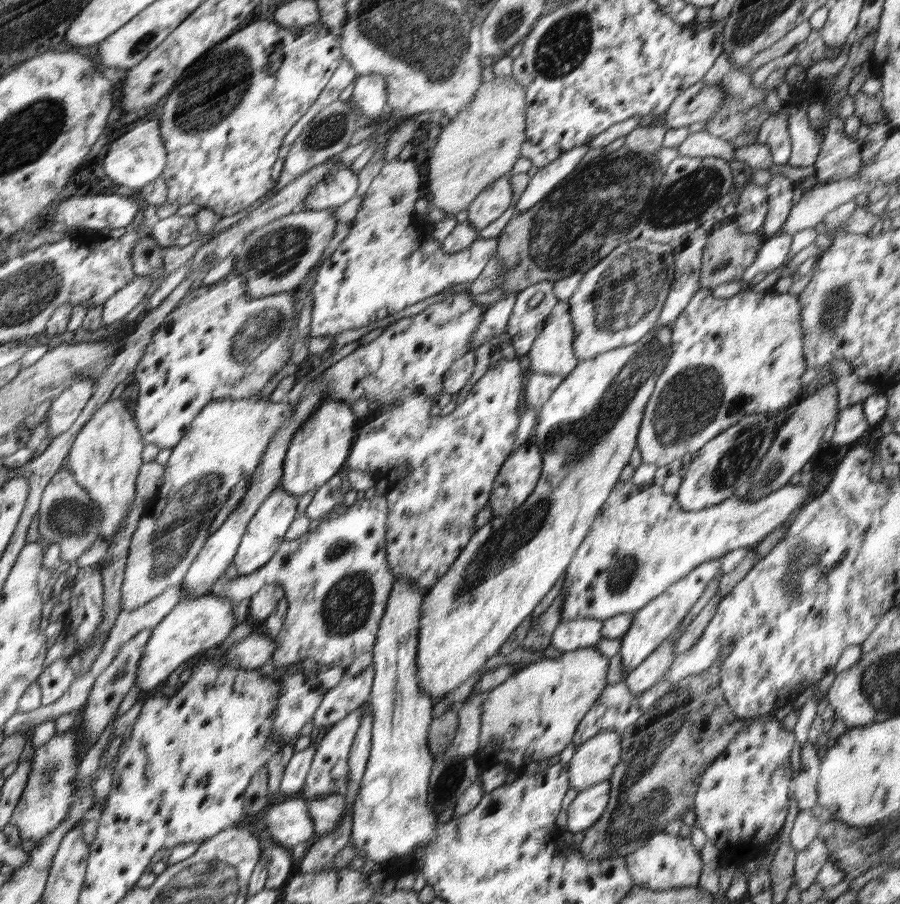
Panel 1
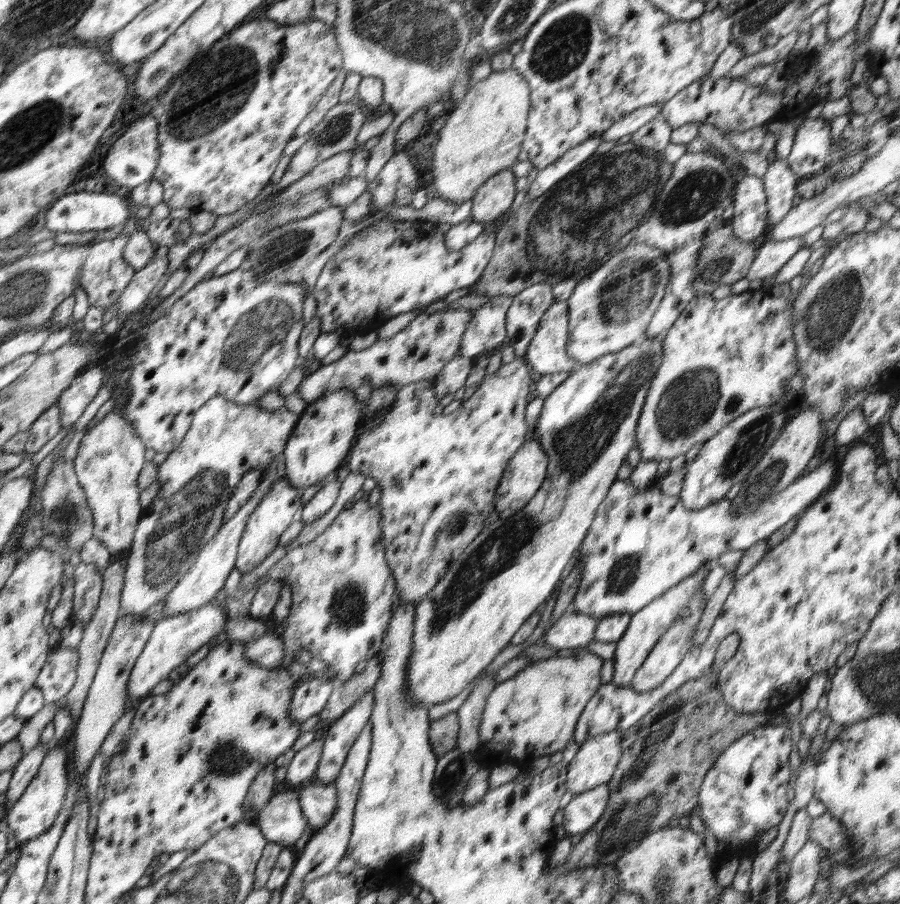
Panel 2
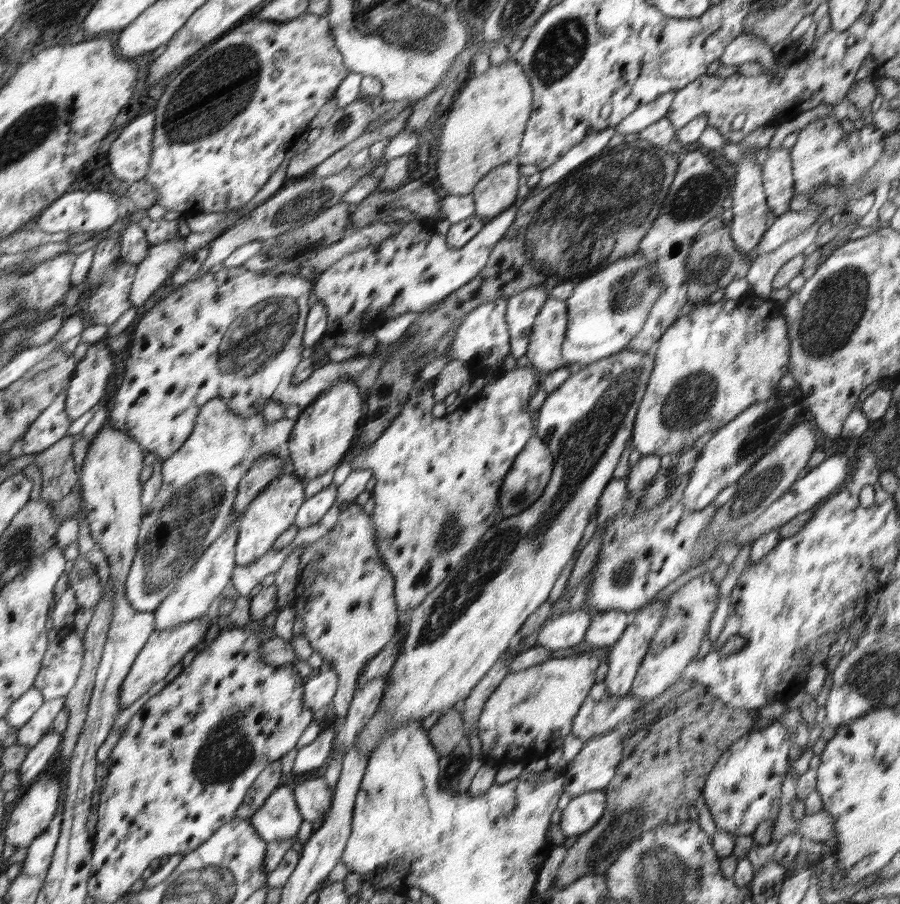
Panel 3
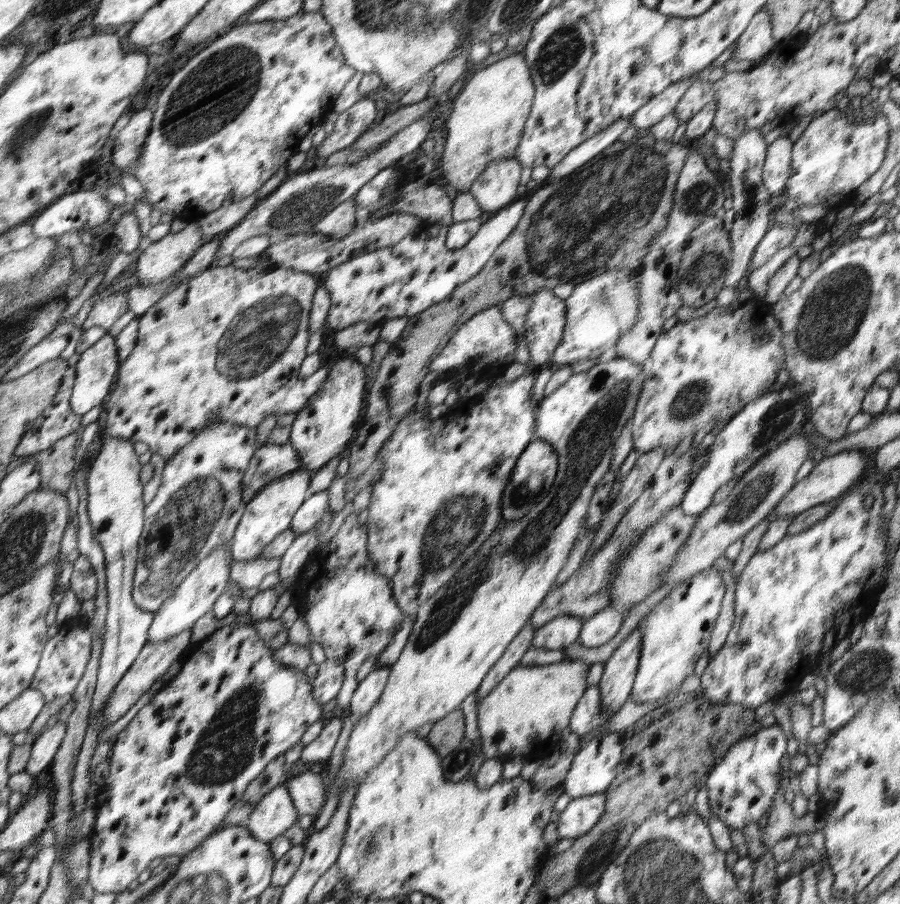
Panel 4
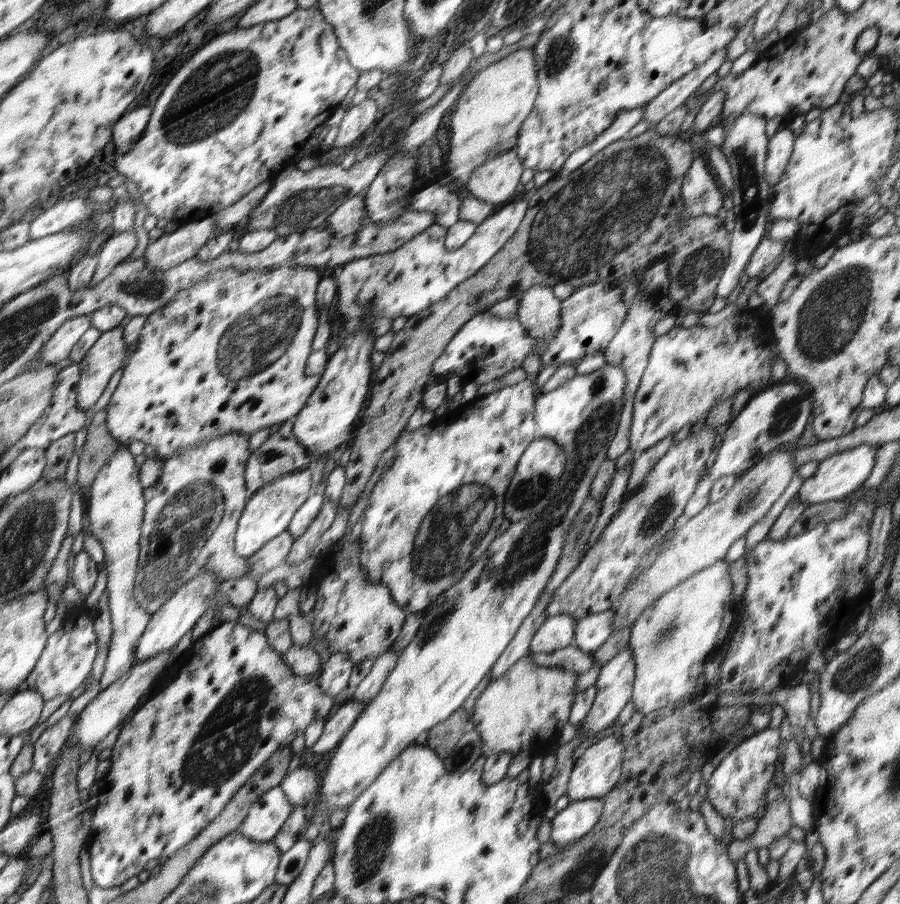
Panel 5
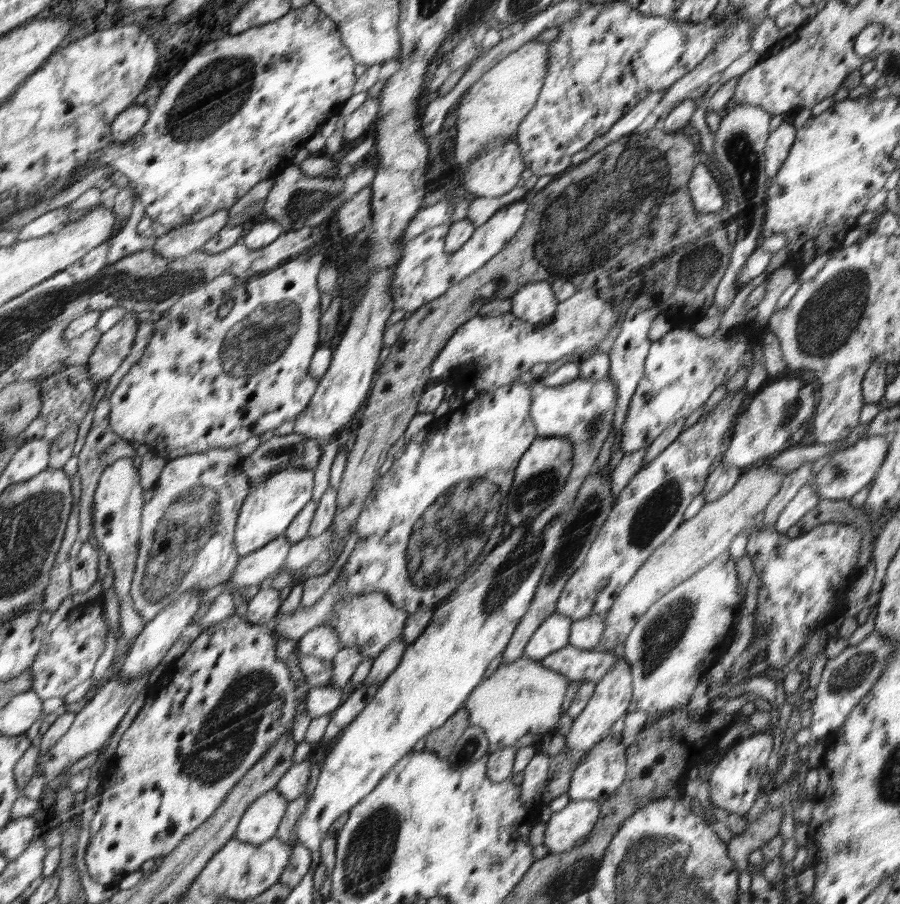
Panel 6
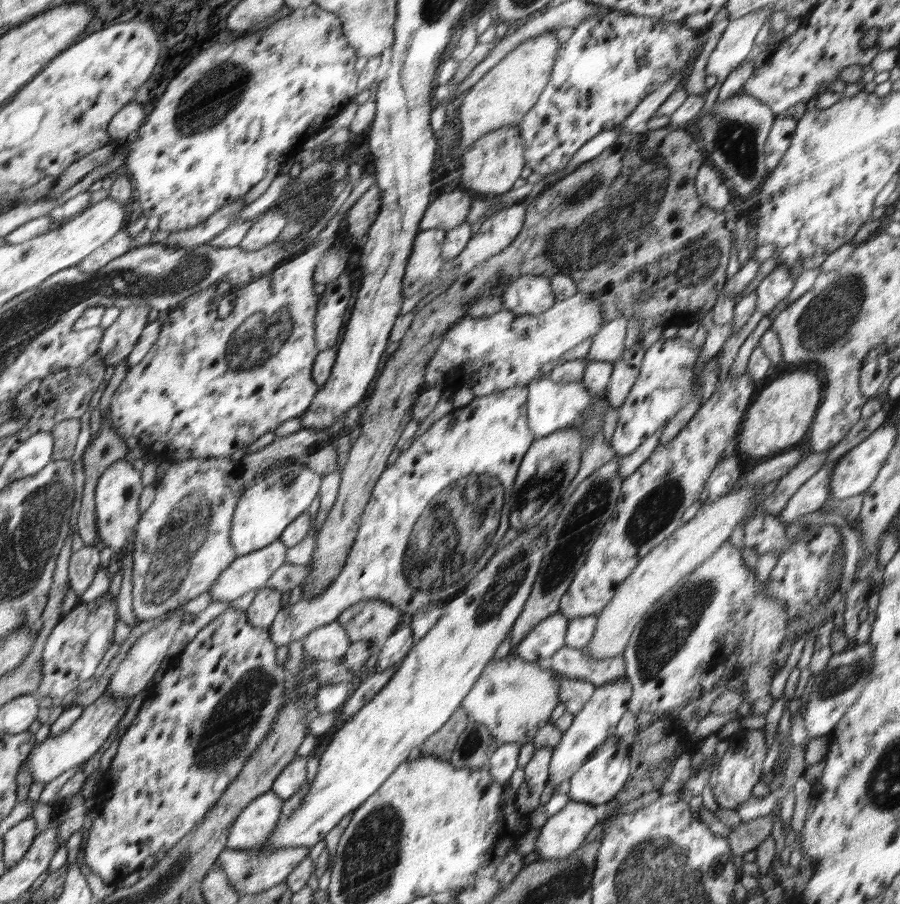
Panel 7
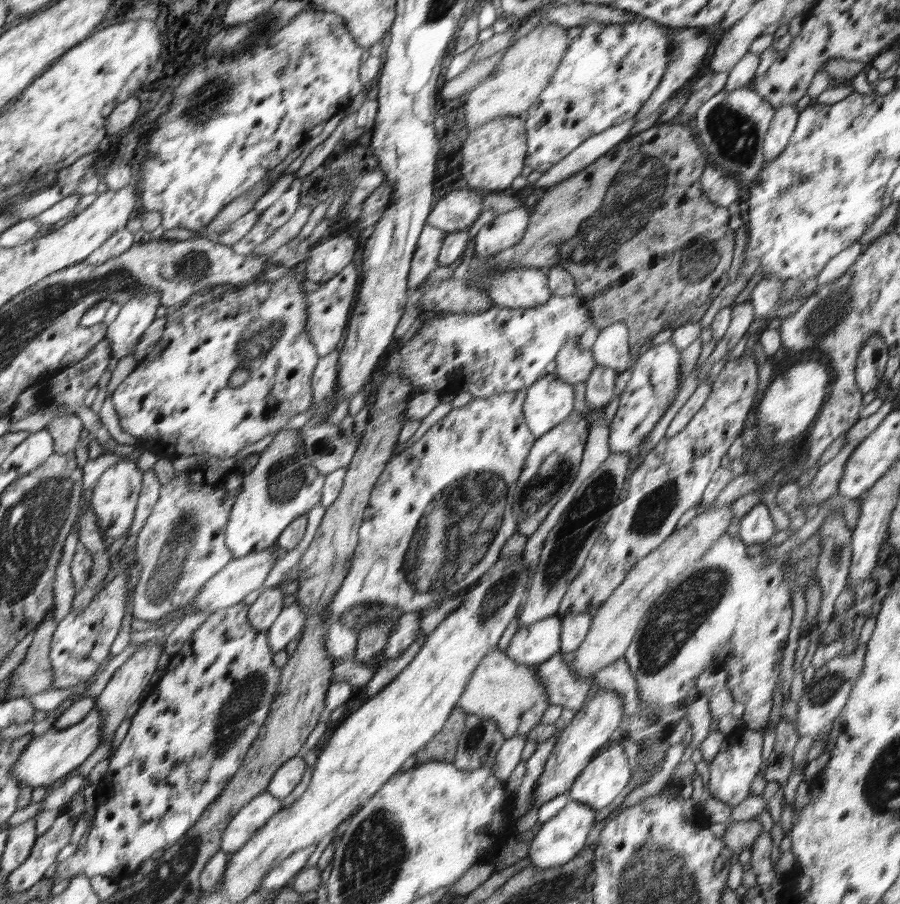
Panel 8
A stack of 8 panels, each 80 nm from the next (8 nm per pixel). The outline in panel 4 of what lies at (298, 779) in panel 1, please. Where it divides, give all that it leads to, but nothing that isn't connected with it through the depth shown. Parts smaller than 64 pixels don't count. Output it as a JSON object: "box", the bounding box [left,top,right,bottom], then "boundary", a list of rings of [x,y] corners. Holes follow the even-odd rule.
{"box":[300,714,343,764],"boundary":[[[343,714],[340,717],[333,718],[324,726],[321,734],[310,742],[300,756],[300,760],[306,764],[307,762],[320,762],[329,760],[332,751],[337,743],[337,740],[341,734]]]}

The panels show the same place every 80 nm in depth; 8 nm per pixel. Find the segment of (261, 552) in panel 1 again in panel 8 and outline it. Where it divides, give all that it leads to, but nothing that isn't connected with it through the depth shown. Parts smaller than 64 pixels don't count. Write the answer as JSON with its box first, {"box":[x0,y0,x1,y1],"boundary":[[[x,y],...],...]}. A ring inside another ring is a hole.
{"box":[225,430,325,558],"boundary":[[[301,430],[278,432],[272,443],[259,455],[256,466],[243,477],[241,494],[237,496],[225,532],[225,543],[232,550],[233,558],[252,555],[253,552],[264,551],[275,544],[282,531],[294,519],[301,518],[302,514],[306,514],[318,500],[321,500],[322,484],[325,484],[324,476],[310,461],[304,440],[301,440]]]}

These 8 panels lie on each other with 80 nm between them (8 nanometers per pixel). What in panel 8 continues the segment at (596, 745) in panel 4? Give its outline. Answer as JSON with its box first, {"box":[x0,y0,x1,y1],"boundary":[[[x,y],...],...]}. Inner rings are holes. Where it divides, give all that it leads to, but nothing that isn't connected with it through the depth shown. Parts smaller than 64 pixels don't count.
{"box":[567,743,631,811],"boundary":[[[618,743],[592,761],[567,793],[570,801],[586,803],[600,811],[626,788],[631,770],[624,748]]]}

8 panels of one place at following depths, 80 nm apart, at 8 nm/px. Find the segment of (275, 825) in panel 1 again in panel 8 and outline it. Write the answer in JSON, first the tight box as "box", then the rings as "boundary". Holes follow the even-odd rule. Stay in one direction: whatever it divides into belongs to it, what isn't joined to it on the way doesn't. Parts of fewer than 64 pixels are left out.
{"box":[220,791,283,854],"boundary":[[[268,791],[255,796],[225,827],[220,851],[226,854],[238,853],[283,807],[281,799]]]}

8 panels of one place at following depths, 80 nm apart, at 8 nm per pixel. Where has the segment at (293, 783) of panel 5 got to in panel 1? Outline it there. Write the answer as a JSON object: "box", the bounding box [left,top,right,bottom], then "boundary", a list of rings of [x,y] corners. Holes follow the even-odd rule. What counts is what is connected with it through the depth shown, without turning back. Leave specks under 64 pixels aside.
{"box":[306,794,347,839],"boundary":[[[329,794],[321,798],[306,800],[309,812],[314,820],[316,839],[326,837],[343,820],[347,811],[347,800],[344,794]]]}

